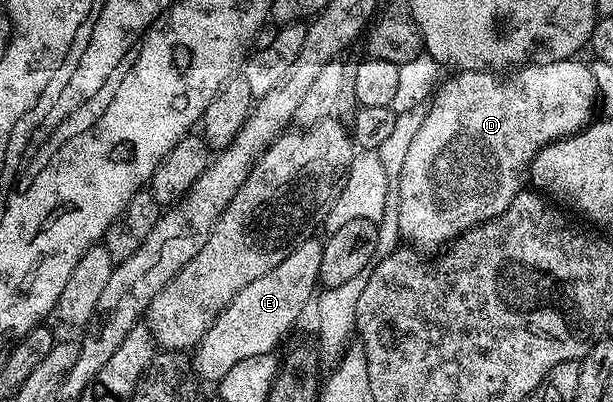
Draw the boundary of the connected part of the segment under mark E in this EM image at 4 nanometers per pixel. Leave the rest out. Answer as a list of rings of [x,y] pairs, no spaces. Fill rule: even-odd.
[[[315,236],[304,238],[293,252],[289,252],[289,256],[285,256],[285,260],[281,260],[281,264],[277,264],[277,268],[253,280],[253,284],[245,284],[245,288],[233,296],[217,320],[213,320],[209,332],[205,332],[198,346],[194,347],[195,372],[204,383],[218,384],[222,378],[229,376],[235,365],[241,364],[241,360],[269,354],[276,349],[275,344],[302,316],[303,309],[312,305],[321,272],[322,251],[320,239],[315,239]]]

